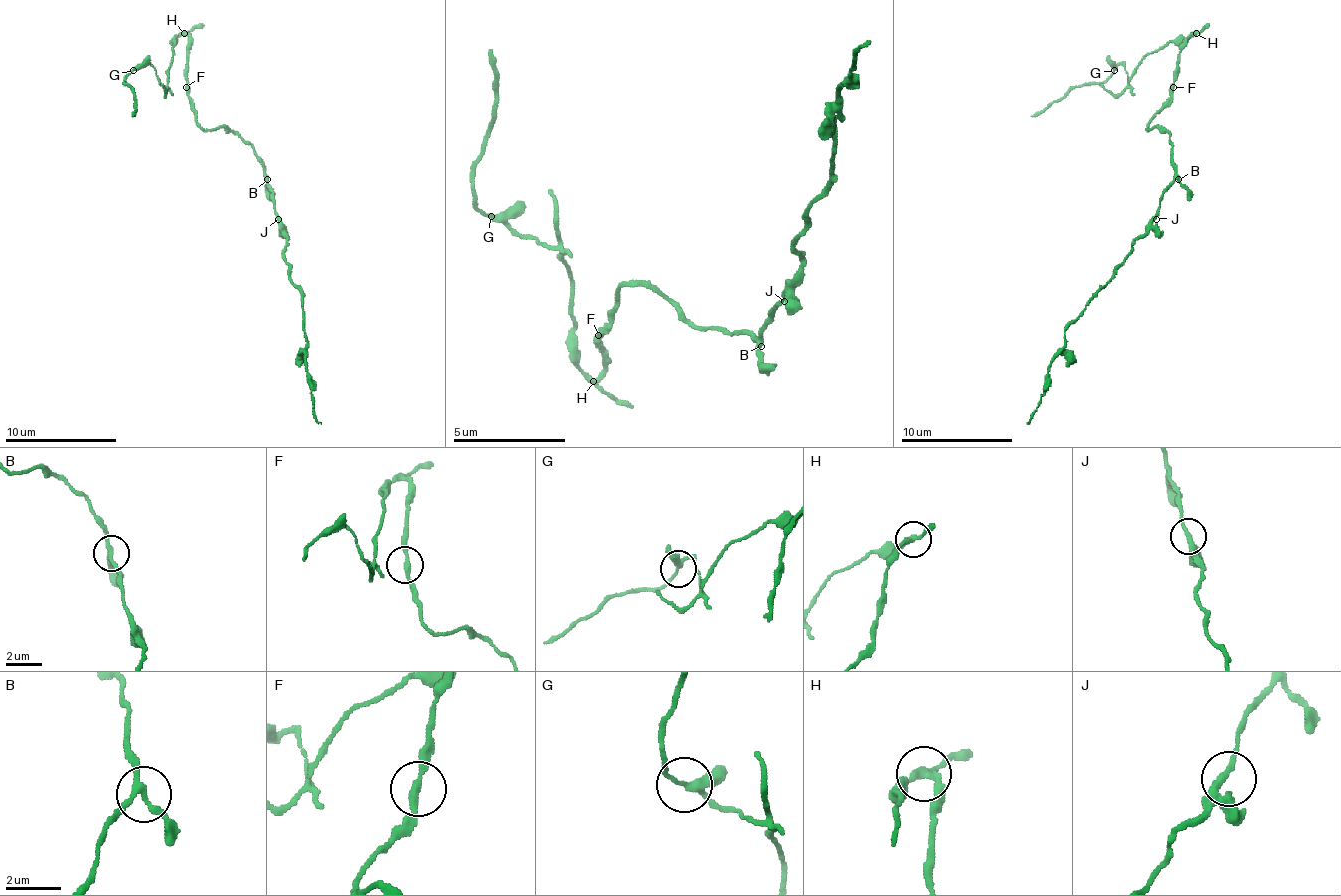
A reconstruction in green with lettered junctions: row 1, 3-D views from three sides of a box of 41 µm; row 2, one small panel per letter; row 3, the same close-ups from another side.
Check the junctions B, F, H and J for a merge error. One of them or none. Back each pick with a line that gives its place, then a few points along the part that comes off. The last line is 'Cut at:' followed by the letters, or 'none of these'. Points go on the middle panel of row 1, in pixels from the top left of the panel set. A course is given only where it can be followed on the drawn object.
H: at (593, 381); foreign part runs (592, 380), (581, 369), (570, 290), (558, 250), (491, 222), (474, 205), (479, 143), (491, 126), (491, 47)
Cut at: H

